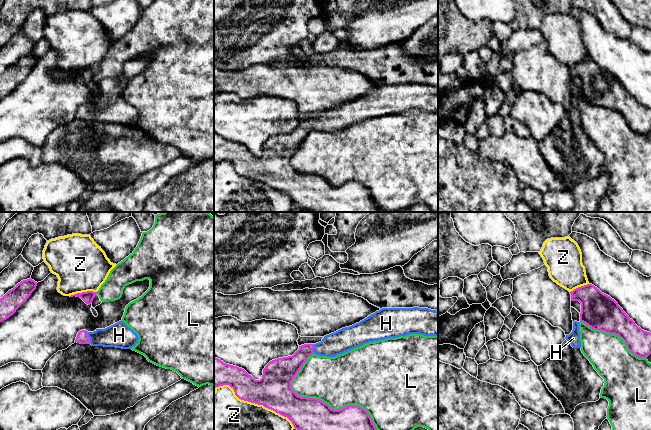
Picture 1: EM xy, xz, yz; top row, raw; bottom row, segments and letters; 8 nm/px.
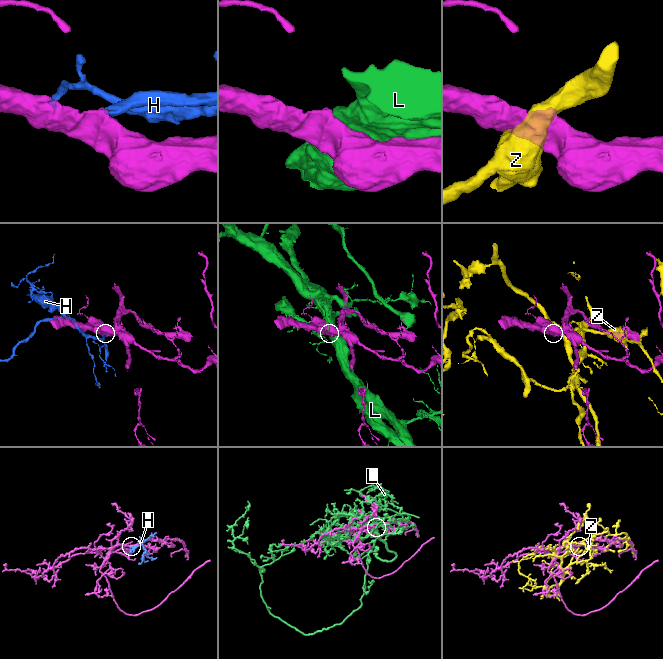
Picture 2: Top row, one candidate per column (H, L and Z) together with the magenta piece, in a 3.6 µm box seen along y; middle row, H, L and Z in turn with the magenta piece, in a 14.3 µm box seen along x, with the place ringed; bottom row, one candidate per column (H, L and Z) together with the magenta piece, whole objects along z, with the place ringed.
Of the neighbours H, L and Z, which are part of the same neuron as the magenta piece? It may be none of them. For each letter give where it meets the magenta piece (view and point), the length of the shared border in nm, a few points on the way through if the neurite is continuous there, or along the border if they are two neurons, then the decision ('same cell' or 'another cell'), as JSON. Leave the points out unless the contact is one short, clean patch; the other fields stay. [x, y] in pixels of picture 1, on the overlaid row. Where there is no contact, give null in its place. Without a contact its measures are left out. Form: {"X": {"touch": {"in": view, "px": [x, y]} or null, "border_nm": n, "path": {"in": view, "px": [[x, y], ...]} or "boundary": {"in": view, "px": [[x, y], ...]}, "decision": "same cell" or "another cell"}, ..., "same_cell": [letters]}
{"H": {"touch": {"in": "xy", "px": [88, 338]}, "border_nm": 100, "path": {"in": "xy", "px": [[82, 337], [88, 338], [119, 335]]}, "decision": "same cell"}, "L": {"touch": {"in": "xz", "px": [320, 400]}, "border_nm": 800, "decision": "another cell"}, "Z": {"touch": {"in": "xz", "px": [255, 403]}, "border_nm": 700, "decision": "another cell"}, "same_cell": ["H"]}

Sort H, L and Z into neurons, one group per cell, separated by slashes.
H / L / Z

